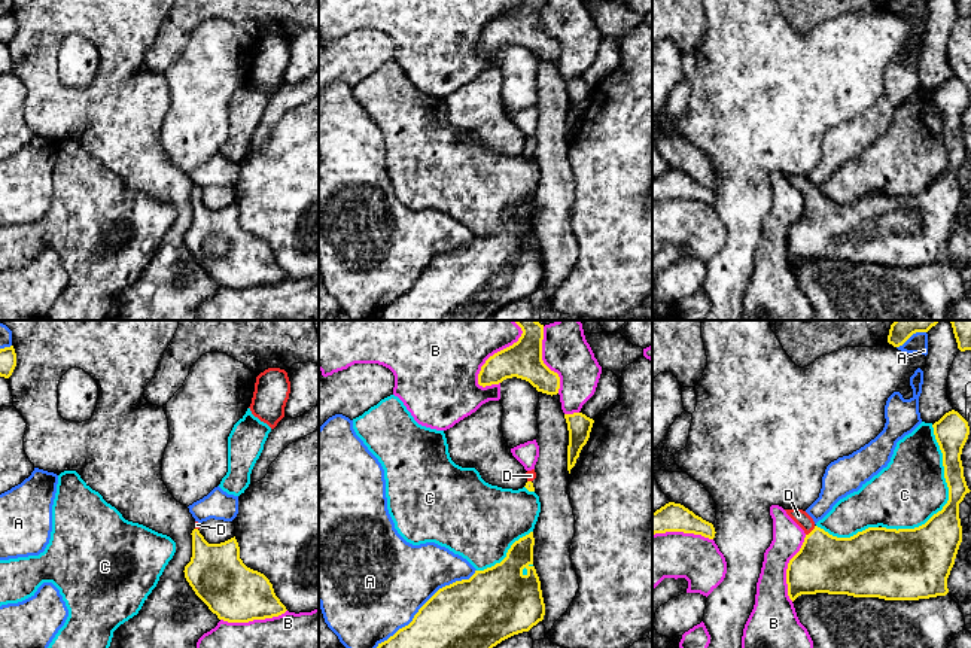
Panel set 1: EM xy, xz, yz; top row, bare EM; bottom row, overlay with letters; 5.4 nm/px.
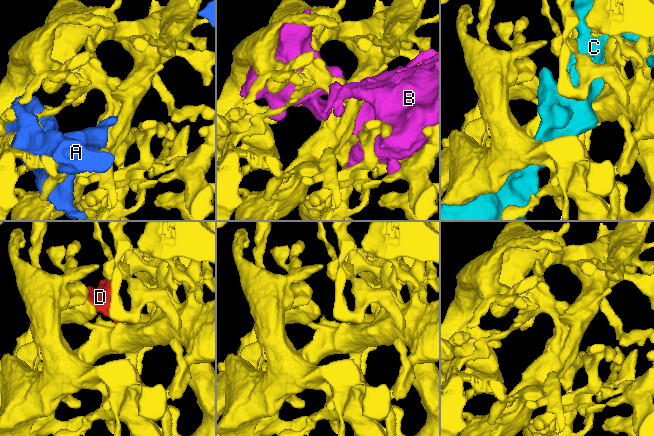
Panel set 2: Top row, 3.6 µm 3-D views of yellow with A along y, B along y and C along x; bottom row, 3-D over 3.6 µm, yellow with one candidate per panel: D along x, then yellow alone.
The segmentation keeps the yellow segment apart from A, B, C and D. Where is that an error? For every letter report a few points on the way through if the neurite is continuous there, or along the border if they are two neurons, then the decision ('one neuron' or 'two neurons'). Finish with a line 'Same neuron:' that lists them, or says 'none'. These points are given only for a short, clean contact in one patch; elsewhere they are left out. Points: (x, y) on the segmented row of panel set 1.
A: two neurons
B: two neurons
C: two neurons
D: runs through yz (825, 563), (812, 531), (798, 516); one neuron
Same neuron: D

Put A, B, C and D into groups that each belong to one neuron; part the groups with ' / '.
A / B / C / D

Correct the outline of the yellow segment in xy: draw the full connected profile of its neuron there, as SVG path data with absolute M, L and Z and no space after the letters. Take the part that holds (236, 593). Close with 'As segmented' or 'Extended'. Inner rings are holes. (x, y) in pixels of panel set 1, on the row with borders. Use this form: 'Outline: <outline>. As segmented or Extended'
Outline: M198 529L191 535L192 557L185 566L185 578L219 620L249 623L287 611L270 579L243 563L235 536L208 544Z. As segmented

